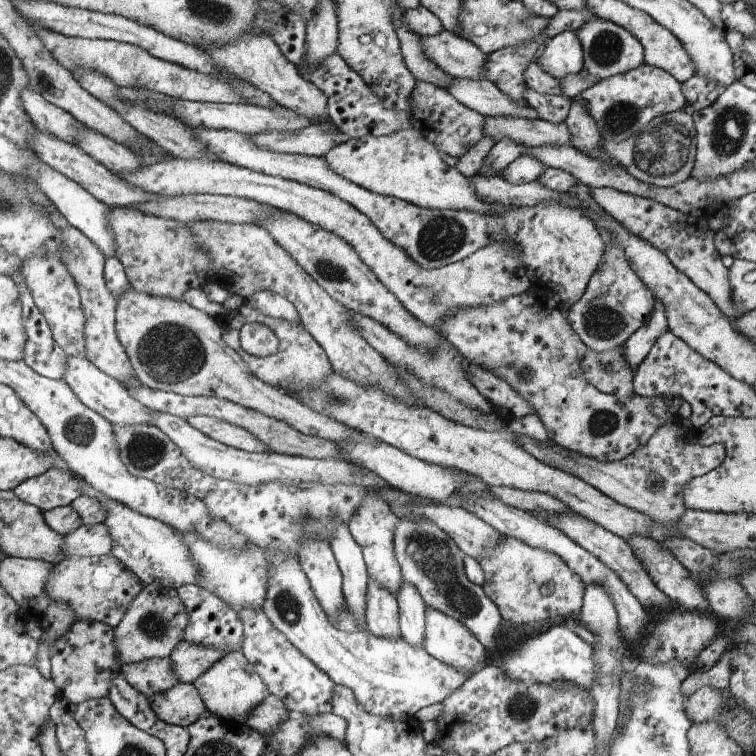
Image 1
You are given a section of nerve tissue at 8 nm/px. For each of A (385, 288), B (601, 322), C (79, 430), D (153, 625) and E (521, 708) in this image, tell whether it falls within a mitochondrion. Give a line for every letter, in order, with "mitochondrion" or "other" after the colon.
A: other
B: mitochondrion
C: mitochondrion
D: mitochondrion
E: mitochondrion

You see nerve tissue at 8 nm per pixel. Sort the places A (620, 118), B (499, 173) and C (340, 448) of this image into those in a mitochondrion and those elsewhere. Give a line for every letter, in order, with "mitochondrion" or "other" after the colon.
A: mitochondrion
B: other
C: other

